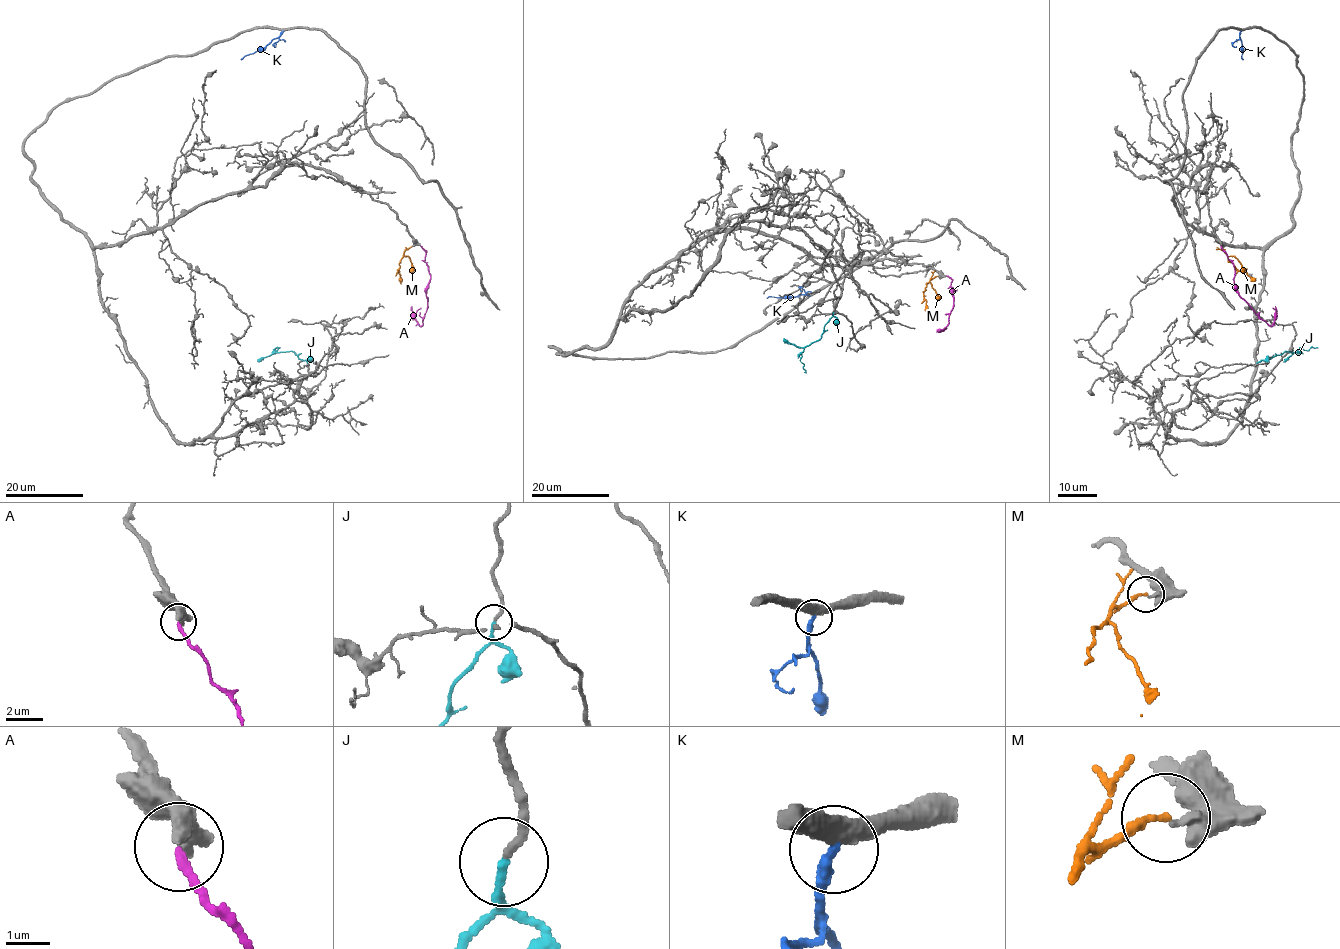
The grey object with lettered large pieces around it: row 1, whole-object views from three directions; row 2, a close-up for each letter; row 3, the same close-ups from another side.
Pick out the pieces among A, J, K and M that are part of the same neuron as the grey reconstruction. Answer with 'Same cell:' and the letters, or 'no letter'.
Same cell: A, J, M

